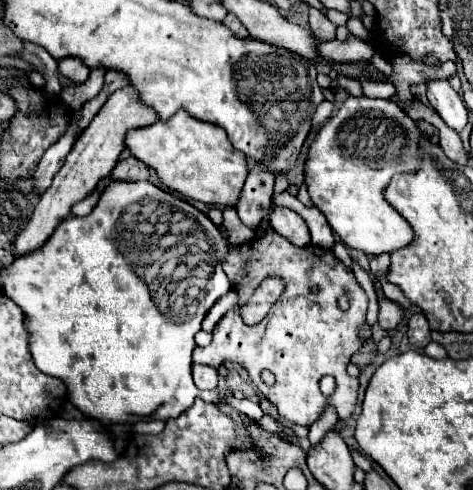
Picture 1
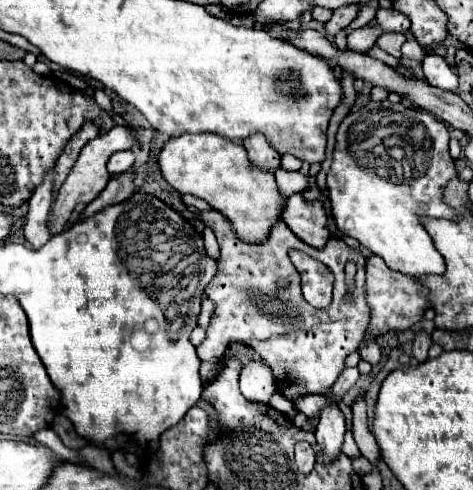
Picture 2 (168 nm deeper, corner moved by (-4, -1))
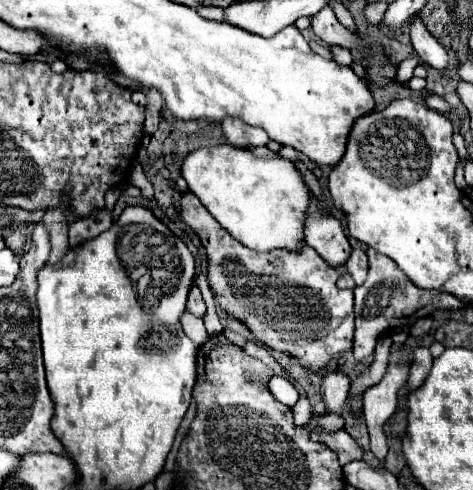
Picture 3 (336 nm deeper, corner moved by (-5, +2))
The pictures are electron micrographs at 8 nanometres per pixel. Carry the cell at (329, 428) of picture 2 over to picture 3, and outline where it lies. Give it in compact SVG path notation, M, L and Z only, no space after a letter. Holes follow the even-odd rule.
M328 372L322 380L322 404L330 414L342 416L342 408L348 400L350 382L342 372Z

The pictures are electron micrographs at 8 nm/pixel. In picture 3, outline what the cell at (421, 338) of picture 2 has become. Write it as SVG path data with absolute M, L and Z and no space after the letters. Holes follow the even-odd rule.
M416 346L414 348L414 358L412 358L412 366L410 366L410 390L418 388L424 378L428 376L432 368L432 356L430 350L426 346Z

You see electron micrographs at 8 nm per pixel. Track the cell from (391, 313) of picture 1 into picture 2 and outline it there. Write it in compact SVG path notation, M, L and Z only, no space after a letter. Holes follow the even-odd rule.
M371 255L367 259L367 285L365 285L365 293L367 293L367 305L371 311L371 321L367 325L367 333L363 343L359 345L359 355L361 359L369 361L371 365L379 363L379 345L375 341L367 341L367 339L375 339L379 335L385 335L389 331L405 331L409 327L413 327L423 313L431 307L429 301L429 293L427 287L423 287L419 281L415 281L413 277L407 277L399 271L393 271L385 265L385 261L379 255Z

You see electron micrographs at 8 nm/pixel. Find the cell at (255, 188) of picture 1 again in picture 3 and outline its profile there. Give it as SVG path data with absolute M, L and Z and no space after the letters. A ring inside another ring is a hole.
M236 118L224 120L222 122L222 130L224 130L226 140L232 146L242 146L242 148L248 148L248 146L266 146L268 140L270 140L268 134L262 128L248 126L248 124L244 124L242 120L236 120Z

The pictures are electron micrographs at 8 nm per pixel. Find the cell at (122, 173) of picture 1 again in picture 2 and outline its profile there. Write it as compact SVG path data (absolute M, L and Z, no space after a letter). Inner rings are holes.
M133 171L121 173L119 177L111 179L109 185L105 187L105 191L83 209L81 219L89 219L89 217L93 217L95 213L103 211L109 205L117 205L117 203L127 201L133 195L133 181L135 181L135 173Z

